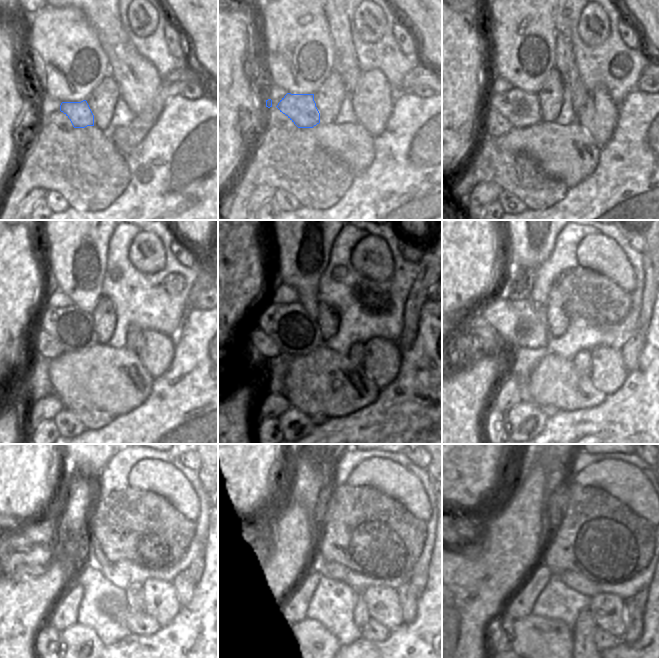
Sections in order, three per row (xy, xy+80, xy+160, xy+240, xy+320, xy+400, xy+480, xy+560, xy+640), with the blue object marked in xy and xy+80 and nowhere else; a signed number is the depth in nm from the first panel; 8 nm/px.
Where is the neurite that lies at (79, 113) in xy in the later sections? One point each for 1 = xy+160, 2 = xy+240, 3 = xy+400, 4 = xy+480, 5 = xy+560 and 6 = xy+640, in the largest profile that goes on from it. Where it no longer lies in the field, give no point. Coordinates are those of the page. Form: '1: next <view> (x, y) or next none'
1: next xy+160 (522, 109)
2: next xy+240 (73, 328)
3: next xy+400 (514, 318)
4: next xy+480 (41, 532)
5: next xy+560 (249, 530)
6: next xy+640 (463, 525)

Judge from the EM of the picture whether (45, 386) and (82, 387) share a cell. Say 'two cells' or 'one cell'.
two cells

